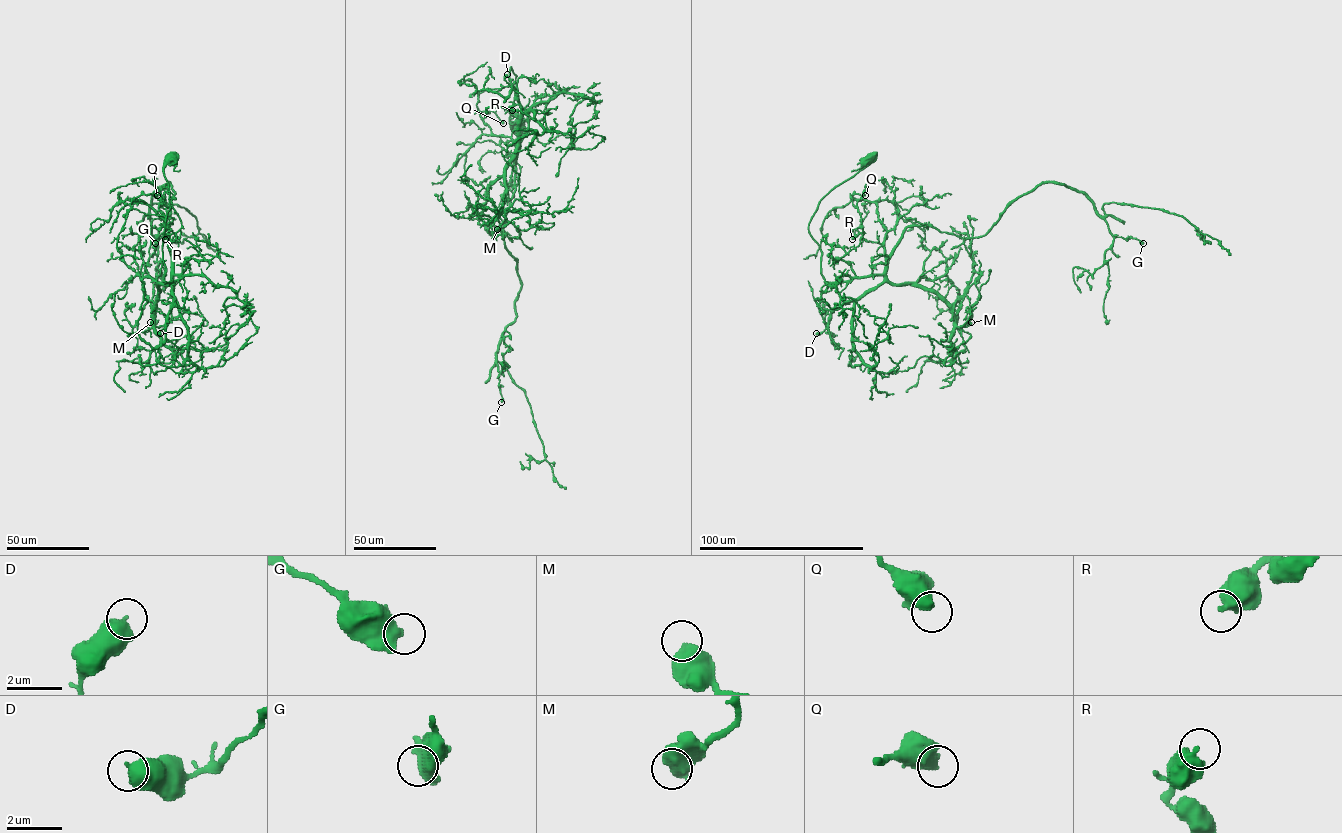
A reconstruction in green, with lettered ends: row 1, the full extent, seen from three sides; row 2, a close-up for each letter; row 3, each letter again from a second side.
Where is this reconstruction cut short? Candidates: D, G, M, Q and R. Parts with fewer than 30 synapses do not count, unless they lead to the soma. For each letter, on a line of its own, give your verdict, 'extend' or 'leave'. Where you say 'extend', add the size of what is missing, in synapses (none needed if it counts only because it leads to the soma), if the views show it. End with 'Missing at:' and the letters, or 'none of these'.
D: leave
G: leave
M: leave
Q: leave
R: leave
Missing at: none of these

